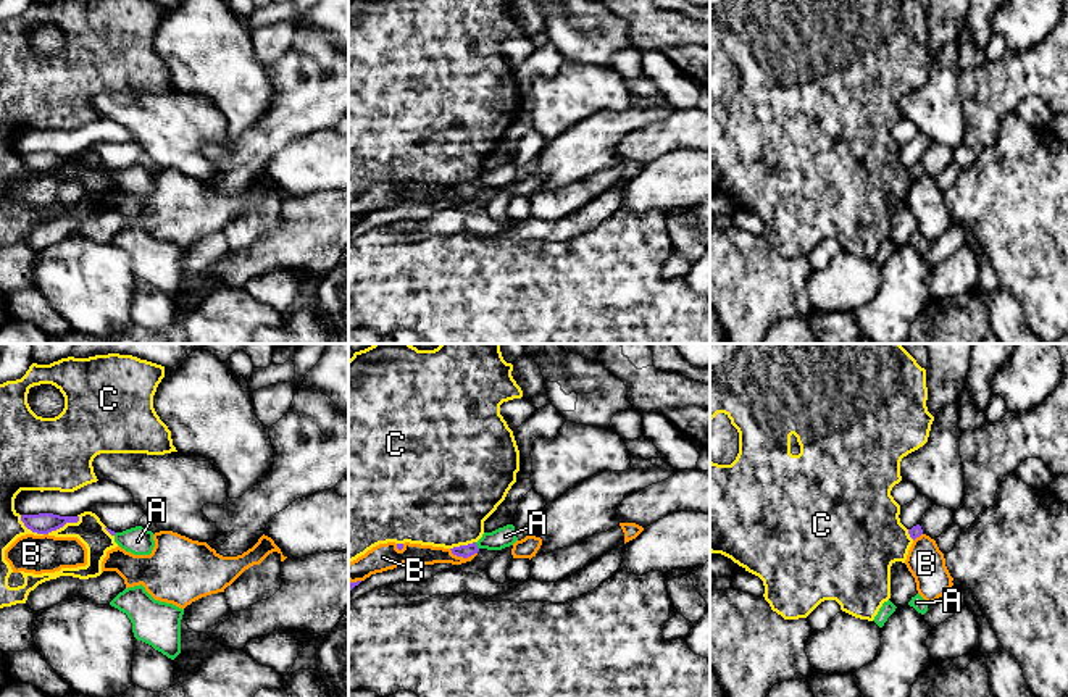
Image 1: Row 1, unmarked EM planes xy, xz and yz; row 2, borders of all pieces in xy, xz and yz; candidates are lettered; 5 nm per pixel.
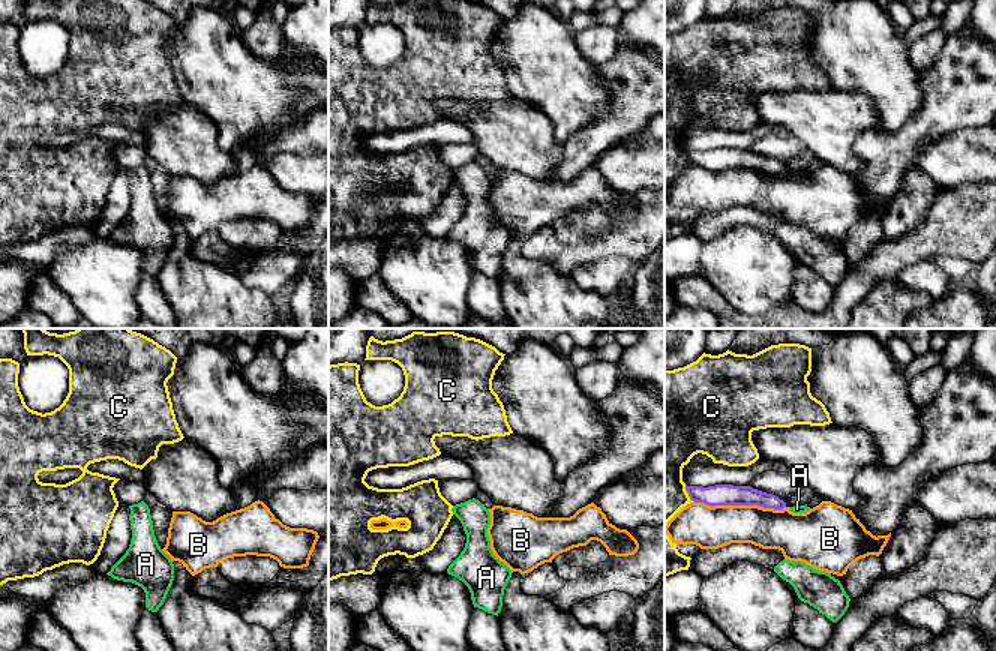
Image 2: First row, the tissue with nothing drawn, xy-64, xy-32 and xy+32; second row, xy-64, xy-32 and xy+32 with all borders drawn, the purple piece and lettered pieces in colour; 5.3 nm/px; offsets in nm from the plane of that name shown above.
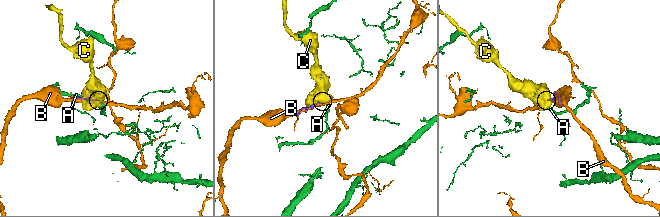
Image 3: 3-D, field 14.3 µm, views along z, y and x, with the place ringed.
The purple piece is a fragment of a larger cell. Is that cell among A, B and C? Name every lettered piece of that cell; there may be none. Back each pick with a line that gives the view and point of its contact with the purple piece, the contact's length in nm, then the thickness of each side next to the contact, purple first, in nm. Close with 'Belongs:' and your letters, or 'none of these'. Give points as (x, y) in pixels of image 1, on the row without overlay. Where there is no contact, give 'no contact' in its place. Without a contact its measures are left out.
A: contact xz (476, 184); length 40 nm; calibres 60 and 100 nm
Belongs: A

